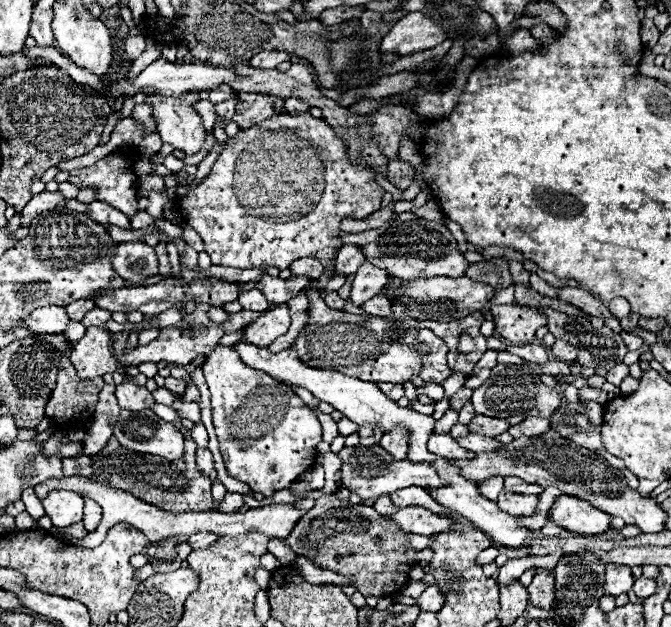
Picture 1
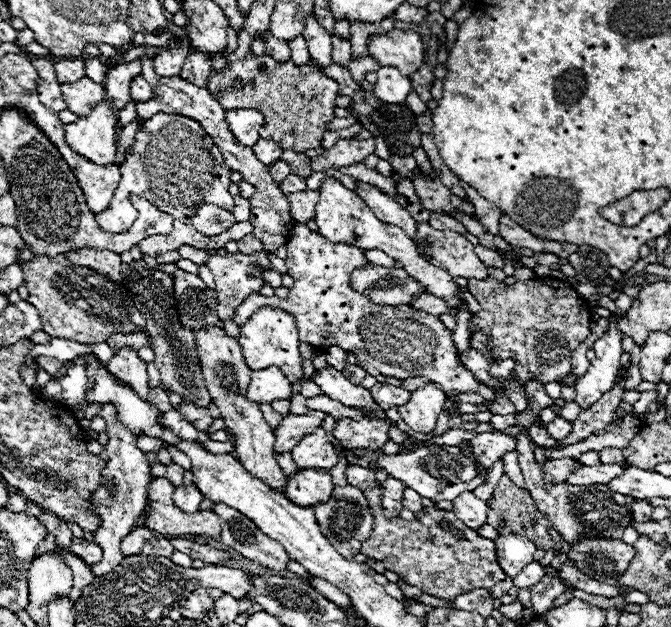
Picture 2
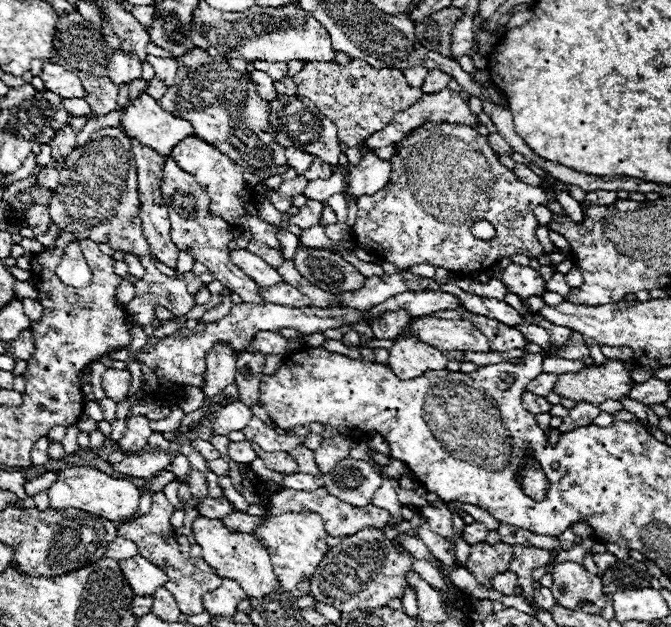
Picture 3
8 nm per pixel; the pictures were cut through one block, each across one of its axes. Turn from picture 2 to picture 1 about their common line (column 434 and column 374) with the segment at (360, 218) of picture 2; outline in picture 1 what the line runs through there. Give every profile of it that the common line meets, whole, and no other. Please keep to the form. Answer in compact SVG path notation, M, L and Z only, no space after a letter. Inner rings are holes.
M364 262L352 280L352 292L350 292L350 302L354 306L362 306L366 300L370 300L370 296L378 296L384 286L388 284L388 274L382 268L372 266L370 262Z

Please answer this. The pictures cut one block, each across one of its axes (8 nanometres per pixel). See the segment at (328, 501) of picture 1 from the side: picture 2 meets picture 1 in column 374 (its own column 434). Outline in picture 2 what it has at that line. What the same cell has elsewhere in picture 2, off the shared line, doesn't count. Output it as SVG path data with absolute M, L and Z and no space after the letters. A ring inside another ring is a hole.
M366 490L368 506L374 516L374 530L362 544L362 554L384 560L384 566L396 572L406 584L420 588L424 594L452 600L476 588L490 589L496 583L506 580L506 574L498 566L494 540L480 538L476 530L466 528L454 512L426 508L420 520L406 522L400 516L386 518L382 514L382 490Z

